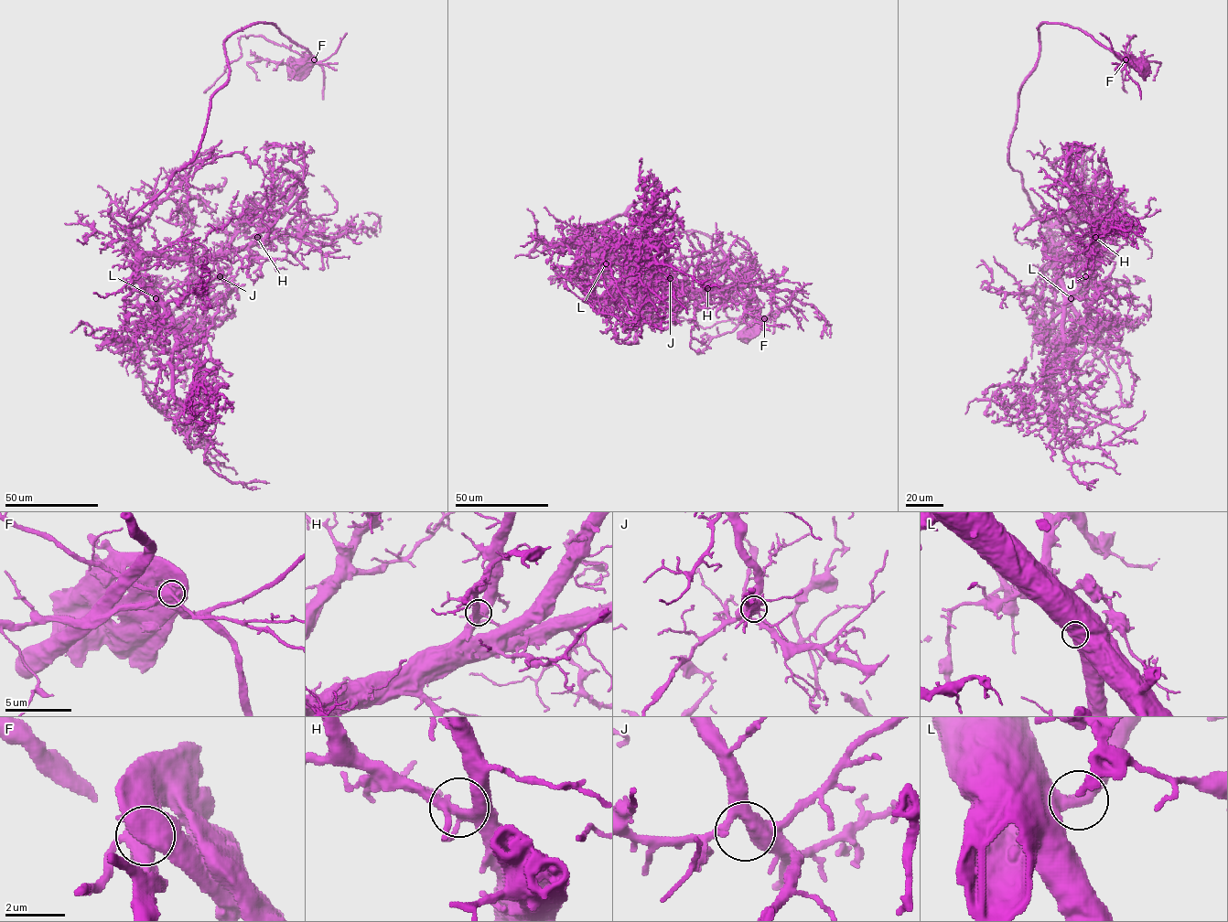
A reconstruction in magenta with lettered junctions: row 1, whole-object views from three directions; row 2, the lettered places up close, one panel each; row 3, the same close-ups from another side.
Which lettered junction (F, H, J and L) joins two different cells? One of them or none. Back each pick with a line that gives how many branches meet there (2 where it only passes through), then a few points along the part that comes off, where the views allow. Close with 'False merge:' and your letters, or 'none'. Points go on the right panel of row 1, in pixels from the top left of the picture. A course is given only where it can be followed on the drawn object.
F: Branches: 4. Course of the part to remove: (1125, 59), (1125, 47), (1135, 36), (1127, 37), (1129, 48), (1121, 69), (1123, 89), (1127, 92)
False merge: F

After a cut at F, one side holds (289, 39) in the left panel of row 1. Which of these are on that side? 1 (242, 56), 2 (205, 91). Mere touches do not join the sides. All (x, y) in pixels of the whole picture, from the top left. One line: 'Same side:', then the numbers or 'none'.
Same side: none

